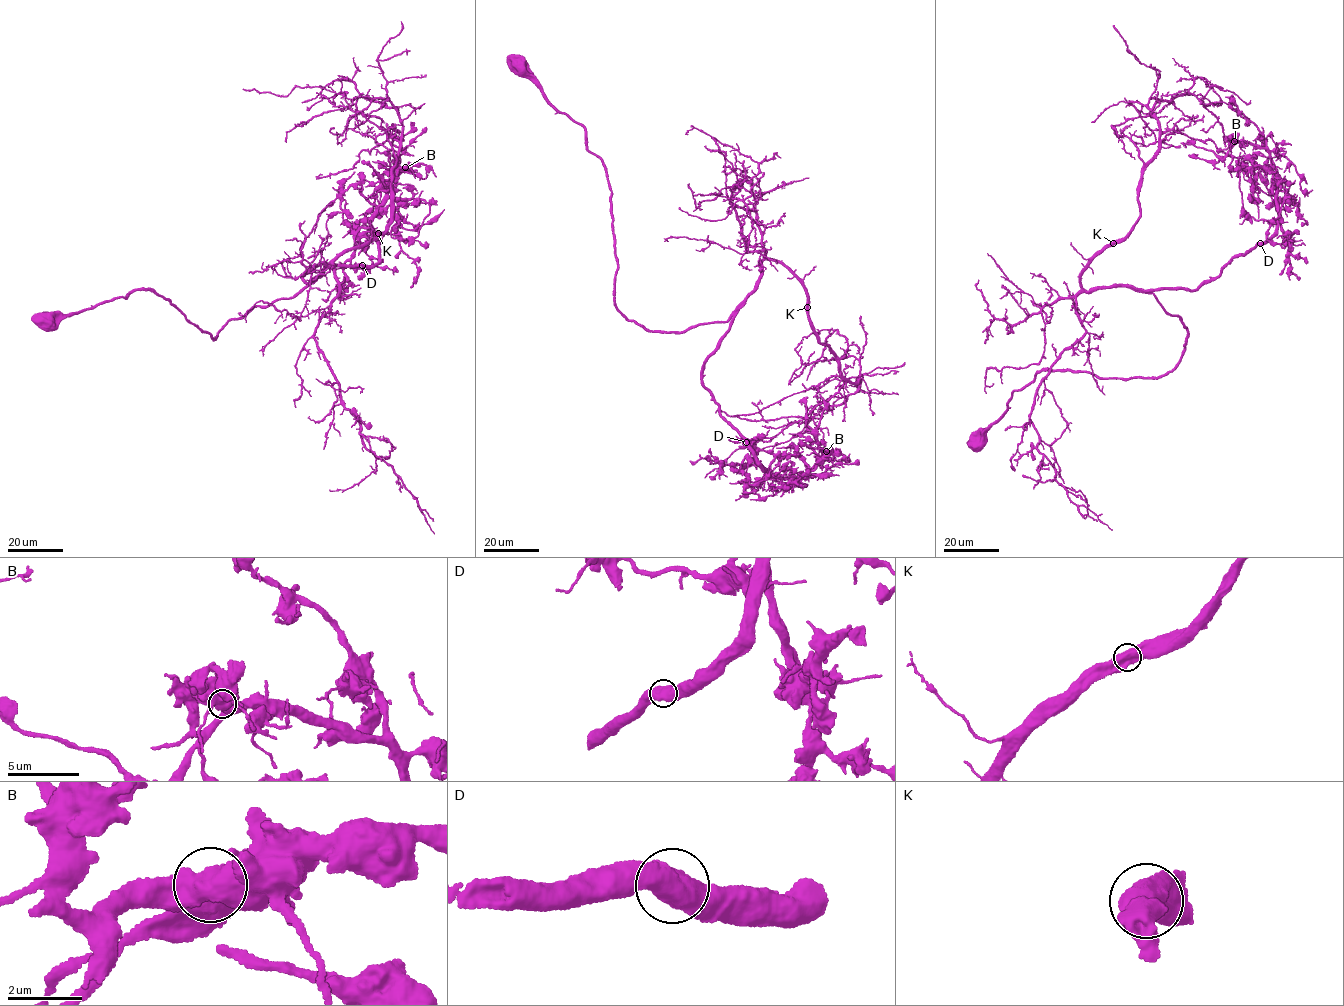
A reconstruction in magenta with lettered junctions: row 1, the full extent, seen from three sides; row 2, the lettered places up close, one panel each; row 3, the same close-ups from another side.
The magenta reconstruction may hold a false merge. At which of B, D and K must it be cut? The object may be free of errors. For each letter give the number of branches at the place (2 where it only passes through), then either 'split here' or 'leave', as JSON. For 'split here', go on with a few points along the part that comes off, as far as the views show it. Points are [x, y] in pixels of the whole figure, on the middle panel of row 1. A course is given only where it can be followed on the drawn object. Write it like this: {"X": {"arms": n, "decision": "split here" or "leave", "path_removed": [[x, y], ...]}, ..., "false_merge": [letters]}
{"B": {"arms": 2, "decision": "leave"}, "D": {"arms": 2, "decision": "leave"}, "K": {"arms": 2, "decision": "leave"}, "false_merge": []}

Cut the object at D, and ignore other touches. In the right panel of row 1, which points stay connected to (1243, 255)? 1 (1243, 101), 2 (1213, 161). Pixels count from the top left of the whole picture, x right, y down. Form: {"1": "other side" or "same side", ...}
{"1": "same side", "2": "other side"}

